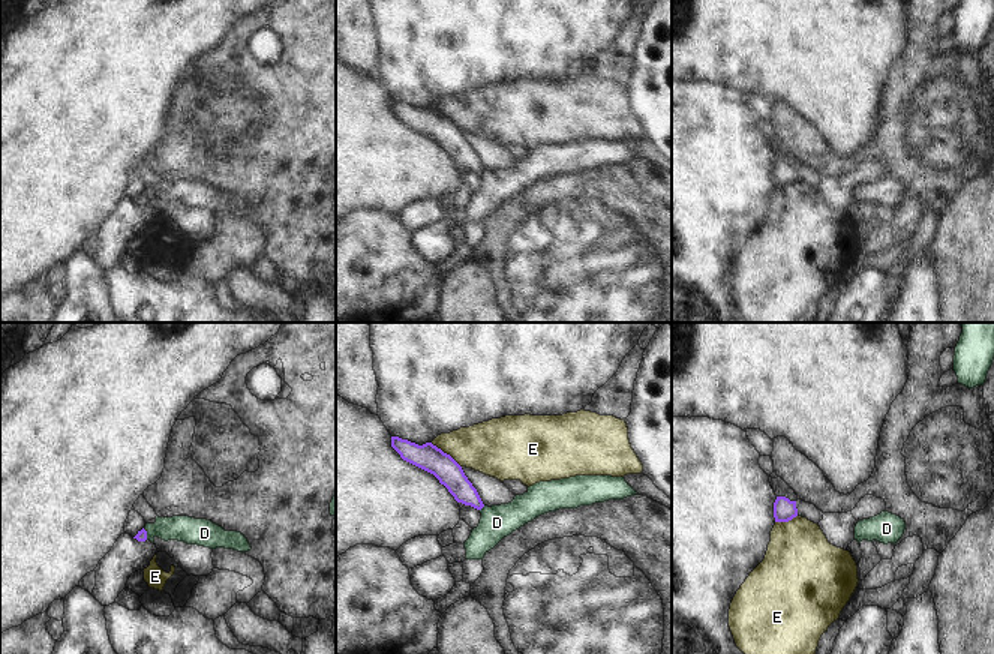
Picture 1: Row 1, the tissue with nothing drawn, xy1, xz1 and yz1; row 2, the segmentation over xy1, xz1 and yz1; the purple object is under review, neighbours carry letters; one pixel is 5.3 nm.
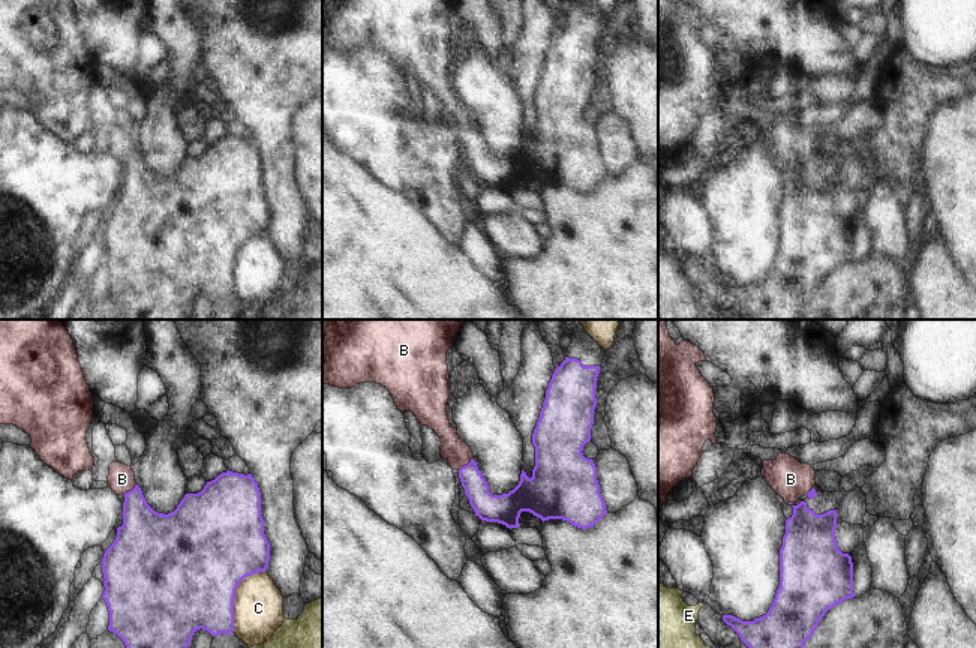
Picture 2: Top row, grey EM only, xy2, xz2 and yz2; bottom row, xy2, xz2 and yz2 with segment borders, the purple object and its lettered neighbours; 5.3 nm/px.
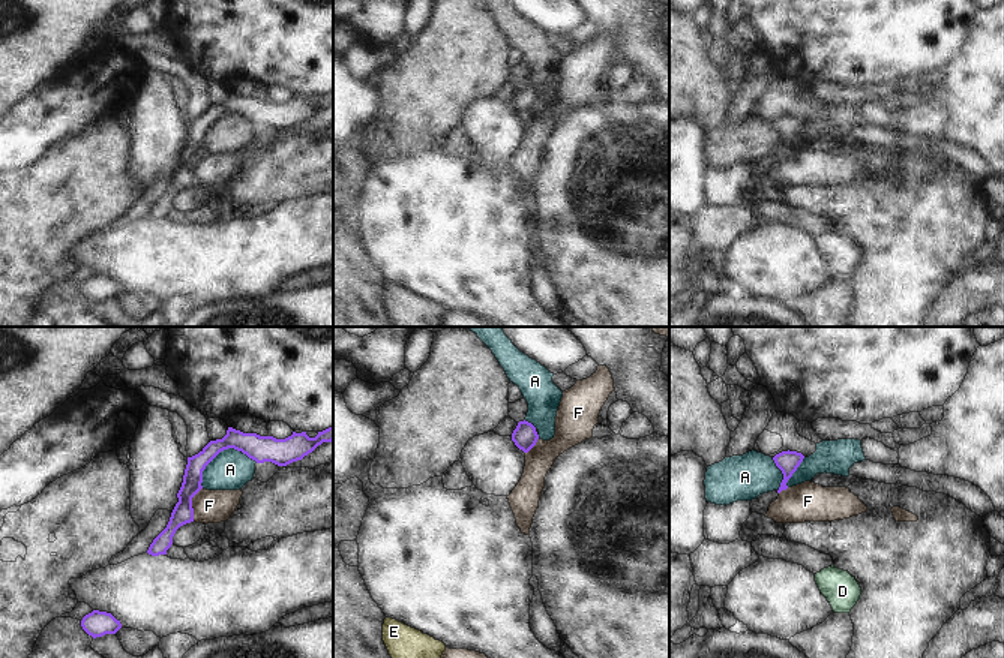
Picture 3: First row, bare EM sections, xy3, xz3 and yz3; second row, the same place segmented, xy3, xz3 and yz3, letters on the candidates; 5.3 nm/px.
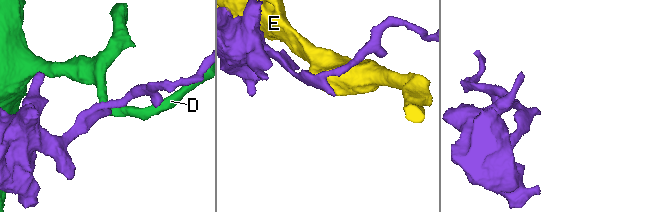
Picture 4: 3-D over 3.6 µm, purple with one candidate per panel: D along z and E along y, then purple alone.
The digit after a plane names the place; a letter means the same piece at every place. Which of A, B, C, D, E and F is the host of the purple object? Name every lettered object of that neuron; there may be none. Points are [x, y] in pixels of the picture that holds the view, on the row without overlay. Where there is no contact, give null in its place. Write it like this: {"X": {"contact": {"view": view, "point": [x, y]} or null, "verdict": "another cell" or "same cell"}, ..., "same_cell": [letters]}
{"A": {"contact": {"view": "xy3", "point": [222, 114]}, "verdict": "another cell"}, "B": {"contact": {"view": "xz2", "point": [465, 129]}, "verdict": "same cell"}, "C": {"contact": {"view": "xy2", "point": [234, 258]}, "verdict": "another cell"}, "D": {"contact": {"view": "xz1", "point": [482, 171]}, "verdict": "another cell"}, "E": {"contact": {"view": "xz1", "point": [446, 117]}, "verdict": "another cell"}, "F": {"contact": {"view": "xy3", "point": [191, 168]}, "verdict": "another cell"}, "same_cell": ["B"]}

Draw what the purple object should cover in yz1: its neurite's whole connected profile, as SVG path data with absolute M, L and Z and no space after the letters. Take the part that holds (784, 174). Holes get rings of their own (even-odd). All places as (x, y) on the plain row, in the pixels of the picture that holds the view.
M777 160L774 166L775 186L789 186L798 180L796 165L790 165L786 160Z

